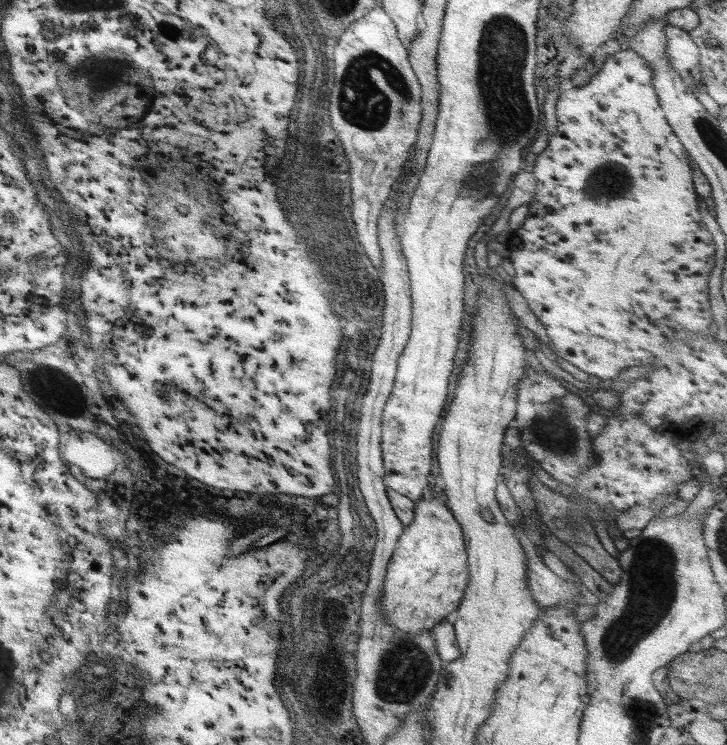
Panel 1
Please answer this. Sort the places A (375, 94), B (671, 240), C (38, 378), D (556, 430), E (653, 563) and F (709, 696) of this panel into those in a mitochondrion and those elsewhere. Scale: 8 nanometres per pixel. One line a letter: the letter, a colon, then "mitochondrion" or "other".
A: mitochondrion
B: other
C: mitochondrion
D: mitochondrion
E: mitochondrion
F: other

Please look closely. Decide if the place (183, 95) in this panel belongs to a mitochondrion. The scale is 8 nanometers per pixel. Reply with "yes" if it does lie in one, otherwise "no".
no

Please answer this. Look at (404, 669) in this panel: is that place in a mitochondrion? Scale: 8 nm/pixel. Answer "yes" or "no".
yes

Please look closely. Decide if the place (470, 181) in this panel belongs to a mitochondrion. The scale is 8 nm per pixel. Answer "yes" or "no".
yes

